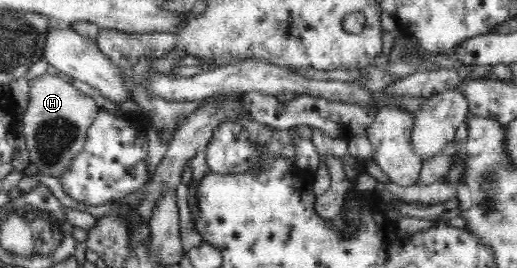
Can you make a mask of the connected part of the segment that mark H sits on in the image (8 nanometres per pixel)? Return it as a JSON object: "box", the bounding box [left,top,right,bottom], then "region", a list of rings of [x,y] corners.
{"box":[21,72,101,179],"region":[[[45,72],[29,86],[29,103],[21,122],[29,160],[39,169],[38,173],[61,179],[71,169],[73,159],[84,150],[89,127],[101,108],[92,97],[75,89],[70,80],[60,74]]]}

